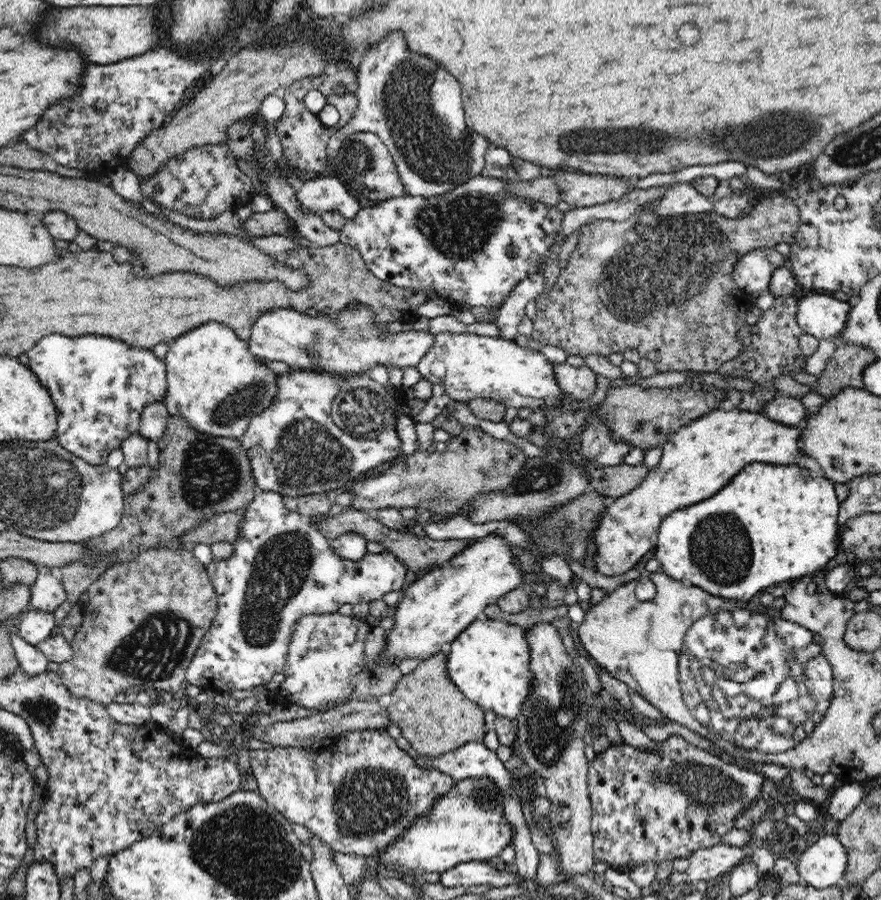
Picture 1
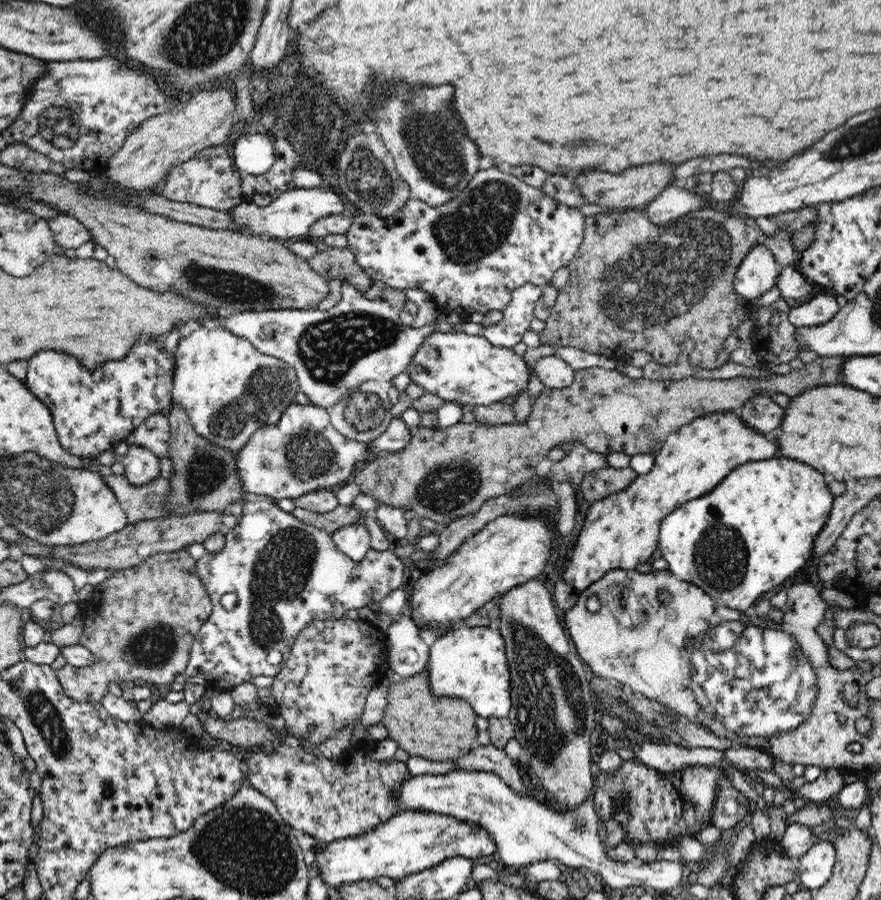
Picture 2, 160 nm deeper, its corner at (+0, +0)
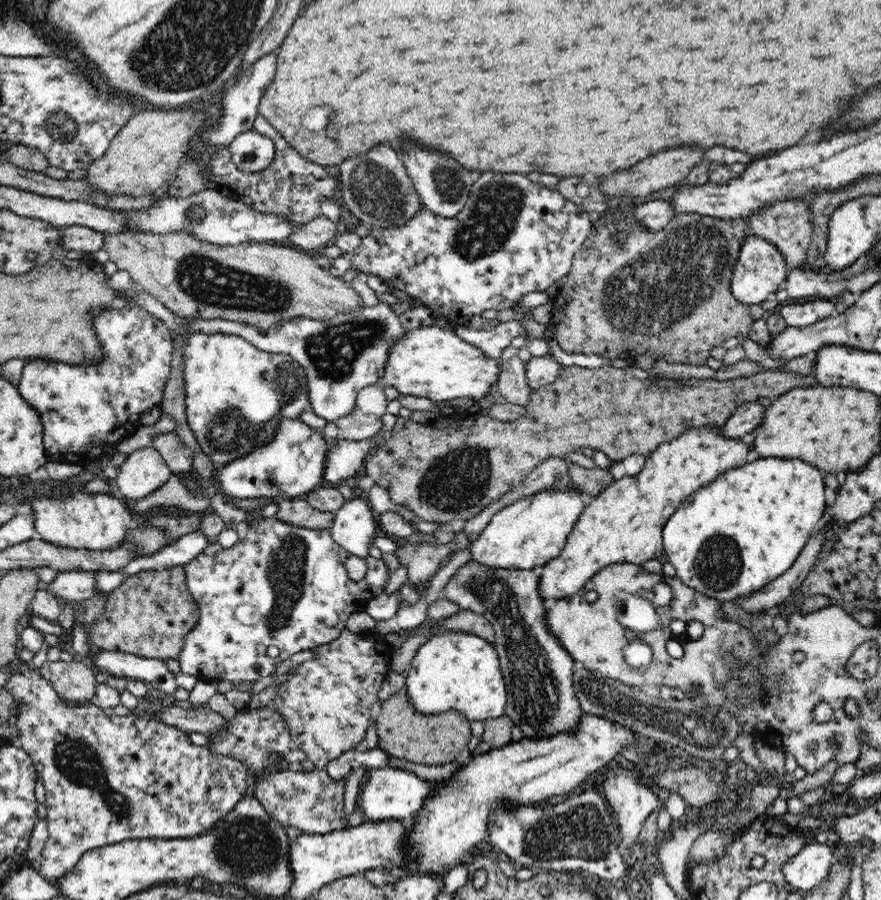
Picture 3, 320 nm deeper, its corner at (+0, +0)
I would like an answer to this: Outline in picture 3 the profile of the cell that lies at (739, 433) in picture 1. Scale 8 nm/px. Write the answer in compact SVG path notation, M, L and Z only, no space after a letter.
M696 427L688 429L683 435L680 435L678 438L672 439L670 442L659 444L659 447L655 452L647 458L645 461L644 468L636 474L636 476L624 475L622 478L614 480L610 486L606 486L600 494L594 498L594 501L591 504L586 505L586 508L582 511L576 526L572 529L568 540L566 541L566 546L562 549L560 556L554 557L552 560L546 562L546 564L541 565L542 574L540 574L540 582L538 582L538 595L542 597L542 600L546 601L548 599L562 599L564 597L569 597L574 593L577 593L583 586L594 576L598 574L603 568L608 567L614 563L632 563L636 565L644 564L648 560L658 560L661 559L665 554L663 549L663 528L667 523L667 520L673 515L673 512L676 512L680 505L690 496L694 495L700 488L707 486L713 480L716 480L720 474L733 468L738 468L744 462L744 456L750 452L750 446L742 444L742 442L736 442L735 440L722 439L718 437L718 427Z

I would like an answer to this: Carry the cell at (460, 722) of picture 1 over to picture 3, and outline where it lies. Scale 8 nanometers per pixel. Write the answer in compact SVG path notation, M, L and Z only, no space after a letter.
M400 689L386 701L379 703L374 714L378 746L389 756L404 757L416 764L440 766L452 762L458 752L466 749L472 738L471 723L458 711L437 715L418 713L409 704L406 692Z

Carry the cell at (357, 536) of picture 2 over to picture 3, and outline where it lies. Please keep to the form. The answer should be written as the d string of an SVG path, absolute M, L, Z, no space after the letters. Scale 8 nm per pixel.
M351 480L352 497L334 513L330 526L332 538L354 556L365 558L370 548L370 540L378 530L365 493Z

